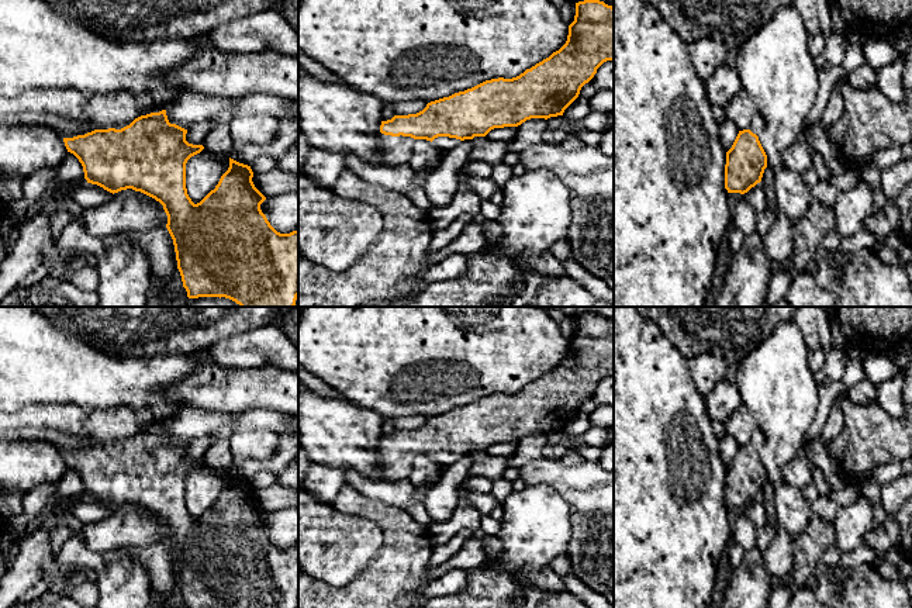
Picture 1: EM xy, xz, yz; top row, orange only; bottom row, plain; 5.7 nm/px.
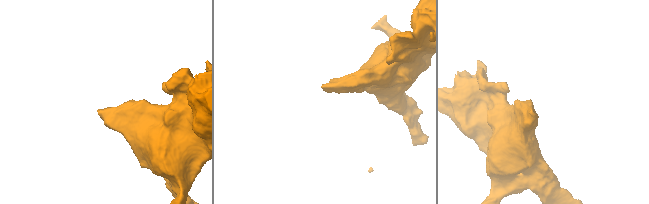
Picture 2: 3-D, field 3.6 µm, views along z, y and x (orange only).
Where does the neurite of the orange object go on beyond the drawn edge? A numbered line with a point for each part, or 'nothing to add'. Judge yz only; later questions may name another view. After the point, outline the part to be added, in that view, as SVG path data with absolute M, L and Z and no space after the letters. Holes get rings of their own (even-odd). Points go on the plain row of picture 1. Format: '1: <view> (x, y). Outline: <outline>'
1: yz (757, 441). Outline: M760 429L754 431L749 445L759 452L764 446L764 443L766 436L763 435L763 432Z

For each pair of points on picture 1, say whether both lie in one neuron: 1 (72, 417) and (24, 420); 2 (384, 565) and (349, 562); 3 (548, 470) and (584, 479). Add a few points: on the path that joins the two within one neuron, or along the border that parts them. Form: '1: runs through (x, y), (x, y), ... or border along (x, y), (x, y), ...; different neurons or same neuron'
1: runs through (61, 420), (35, 420); same neuron
2: border along (383, 534), (380, 550), (359, 574), (344, 586); different neurons
3: runs through (556, 473), (565, 479), (576, 479); same neuron

